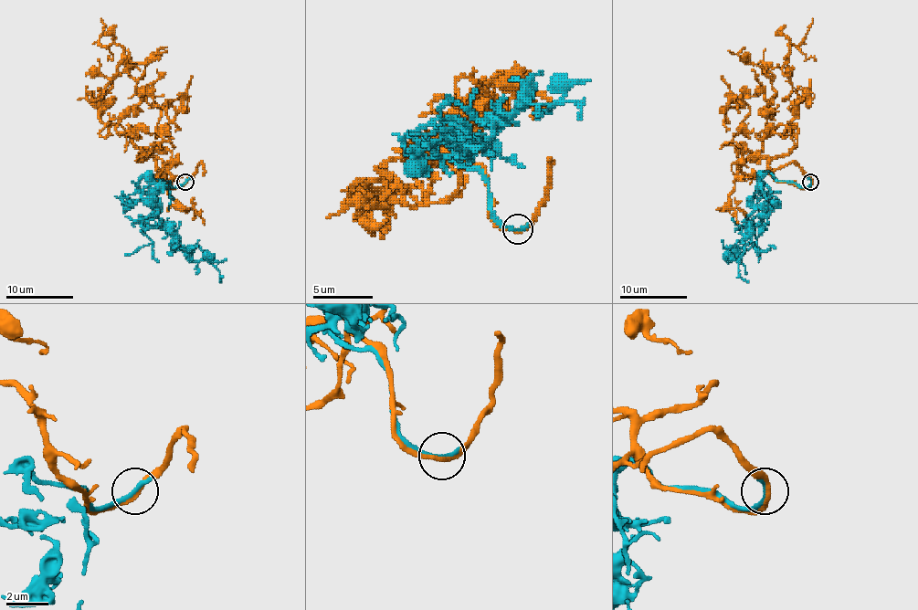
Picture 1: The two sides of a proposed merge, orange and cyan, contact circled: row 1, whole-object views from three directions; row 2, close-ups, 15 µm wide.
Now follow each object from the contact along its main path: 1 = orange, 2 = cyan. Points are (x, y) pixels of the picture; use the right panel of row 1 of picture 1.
1: (811, 183), (780, 183), (768, 165), (797, 141), (782, 70), (812, 18)
2: (811, 183), (802, 187), (768, 173), (762, 179), (766, 197), (738, 228), (748, 225), (738, 272), (748, 282)

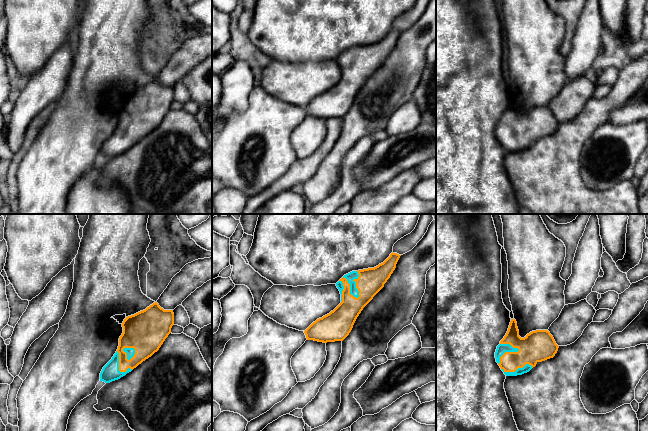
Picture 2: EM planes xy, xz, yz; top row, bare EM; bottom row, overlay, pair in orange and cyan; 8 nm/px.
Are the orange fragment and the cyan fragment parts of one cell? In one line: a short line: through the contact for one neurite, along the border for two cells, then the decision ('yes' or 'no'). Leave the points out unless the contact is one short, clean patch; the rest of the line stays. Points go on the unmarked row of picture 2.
yes

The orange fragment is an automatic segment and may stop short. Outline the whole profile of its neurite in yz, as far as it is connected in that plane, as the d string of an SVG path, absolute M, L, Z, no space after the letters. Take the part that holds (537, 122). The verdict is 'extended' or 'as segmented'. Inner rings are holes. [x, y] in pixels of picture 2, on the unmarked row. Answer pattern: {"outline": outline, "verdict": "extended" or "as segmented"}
{"outline": "M515 95L495 128L496 138L506 152L529 148L538 138L553 134L558 127L553 112L547 106L536 106L524 114L519 112Z", "verdict": "extended"}

